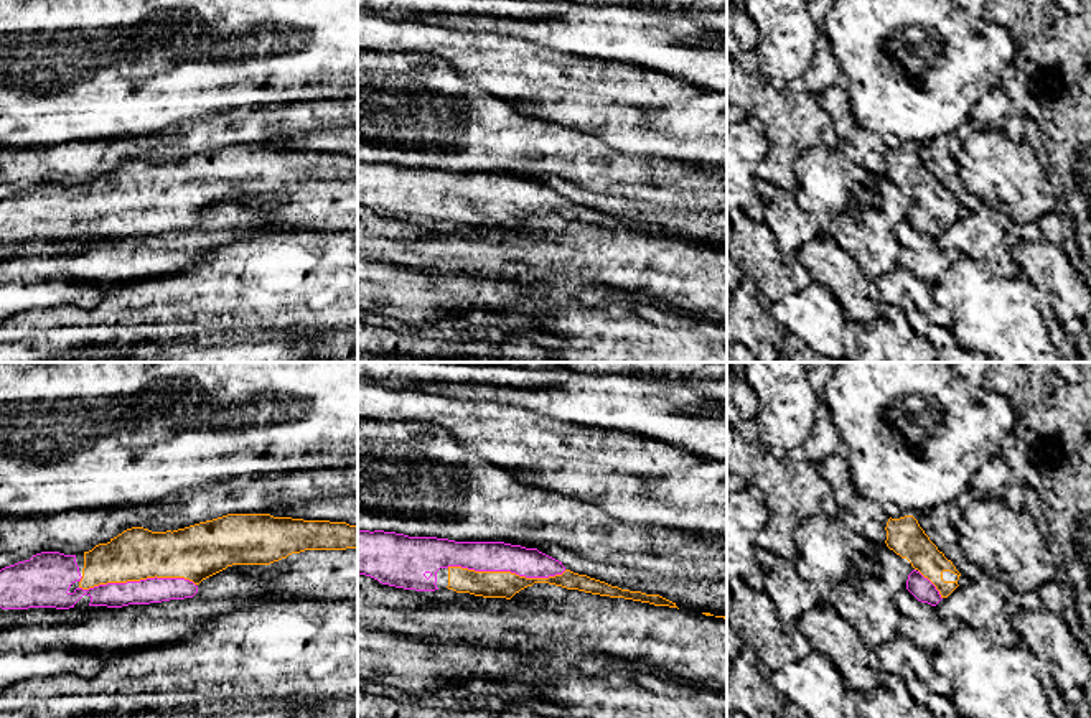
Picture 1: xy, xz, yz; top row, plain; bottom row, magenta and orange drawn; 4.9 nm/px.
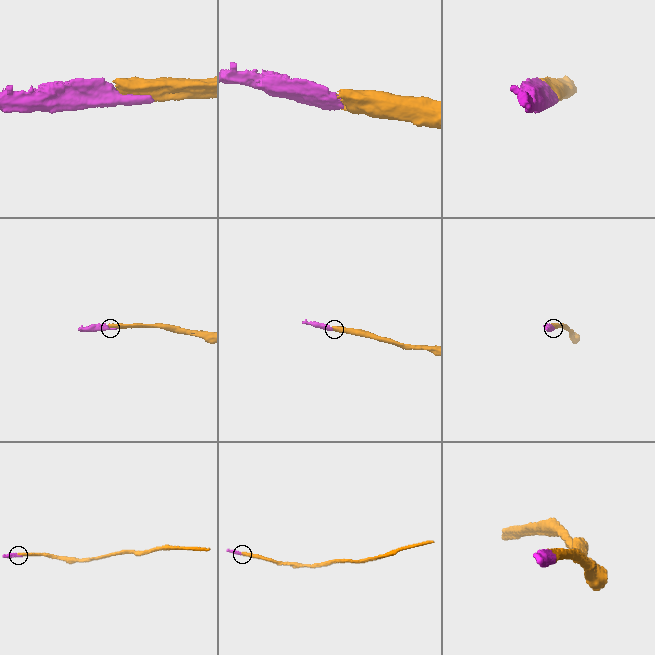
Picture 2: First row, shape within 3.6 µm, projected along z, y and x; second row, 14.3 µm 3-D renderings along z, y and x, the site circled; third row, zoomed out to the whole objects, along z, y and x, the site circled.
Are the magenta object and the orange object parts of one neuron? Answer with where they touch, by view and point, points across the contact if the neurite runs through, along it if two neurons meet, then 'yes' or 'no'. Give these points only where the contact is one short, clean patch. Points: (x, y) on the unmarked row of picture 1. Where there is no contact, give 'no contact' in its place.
meets magenta in xz at (506, 201); yes

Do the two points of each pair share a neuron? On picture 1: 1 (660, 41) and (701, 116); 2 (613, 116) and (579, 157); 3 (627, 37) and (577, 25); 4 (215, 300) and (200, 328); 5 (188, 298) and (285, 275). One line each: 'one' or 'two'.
1: two
2: two
3: one
4: two
5: one

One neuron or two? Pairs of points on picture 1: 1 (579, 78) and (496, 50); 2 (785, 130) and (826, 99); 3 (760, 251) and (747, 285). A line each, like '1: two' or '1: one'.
1: one
2: two
3: two

